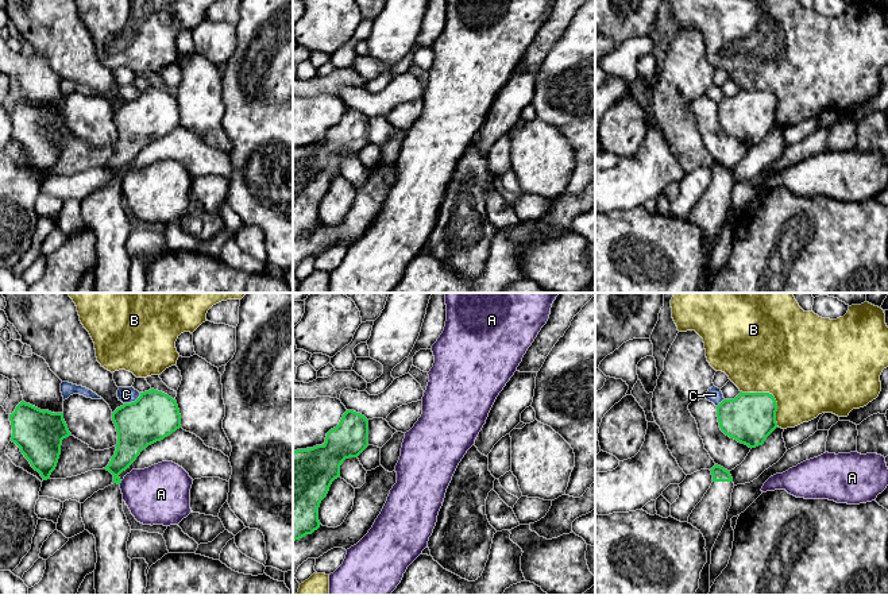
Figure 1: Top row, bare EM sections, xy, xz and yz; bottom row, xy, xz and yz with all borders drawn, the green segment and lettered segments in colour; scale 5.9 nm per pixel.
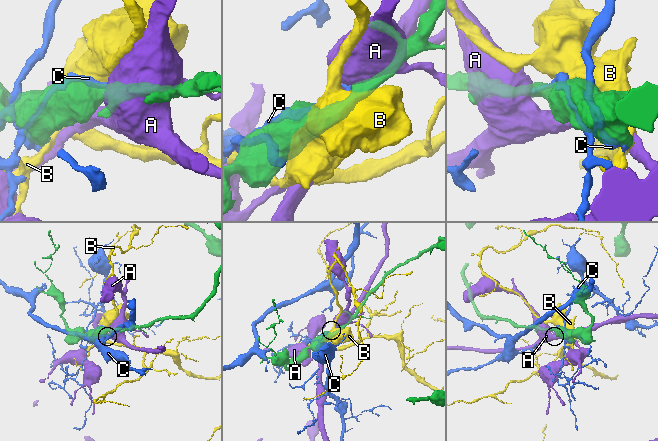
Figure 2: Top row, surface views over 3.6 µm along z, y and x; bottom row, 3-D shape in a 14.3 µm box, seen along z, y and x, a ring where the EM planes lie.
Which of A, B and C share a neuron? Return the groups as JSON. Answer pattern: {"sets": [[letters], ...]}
{"sets": [["A"], ["B"], ["C"]]}

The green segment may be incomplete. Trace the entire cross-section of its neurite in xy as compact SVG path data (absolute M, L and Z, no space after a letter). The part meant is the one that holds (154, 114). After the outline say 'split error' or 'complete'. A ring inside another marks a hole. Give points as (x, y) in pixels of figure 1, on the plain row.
M158 88L140 90L140 94L131 101L124 101L112 111L112 119L117 130L115 152L104 166L113 173L113 179L104 188L99 188L81 201L81 216L85 228L96 236L97 260L94 267L96 293L128 293L128 277L131 256L128 255L127 239L131 224L123 209L123 192L119 173L130 166L143 147L163 138L181 125L181 112L177 98Z; split error

